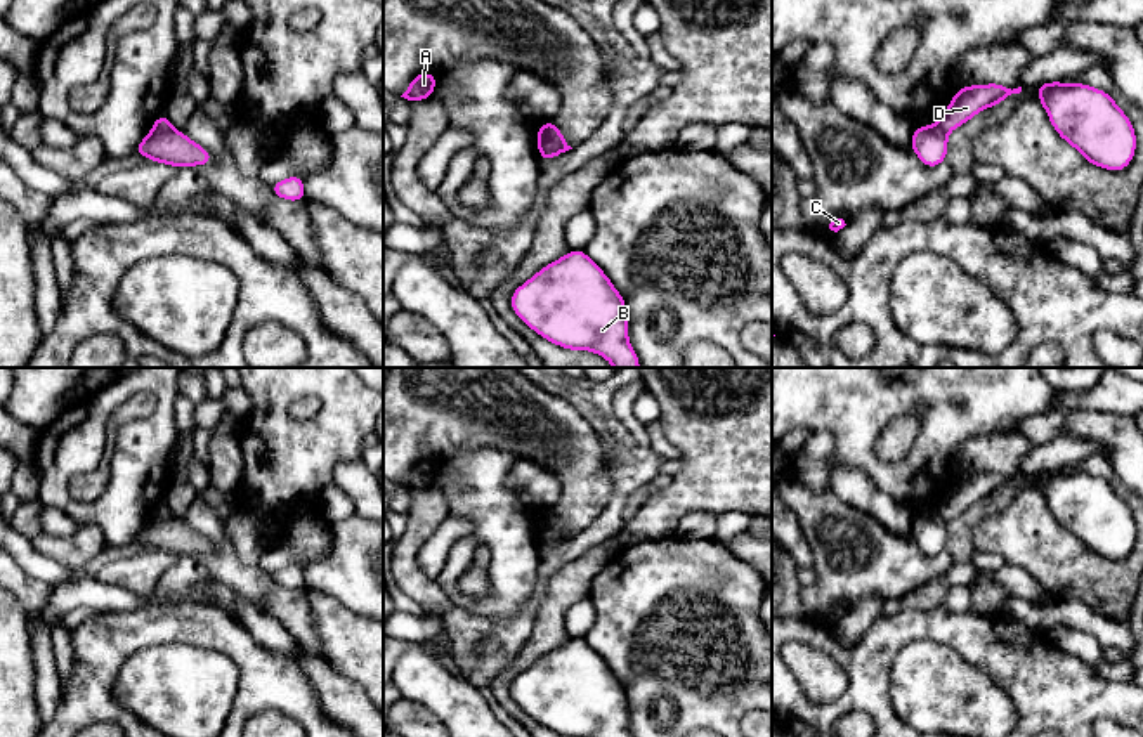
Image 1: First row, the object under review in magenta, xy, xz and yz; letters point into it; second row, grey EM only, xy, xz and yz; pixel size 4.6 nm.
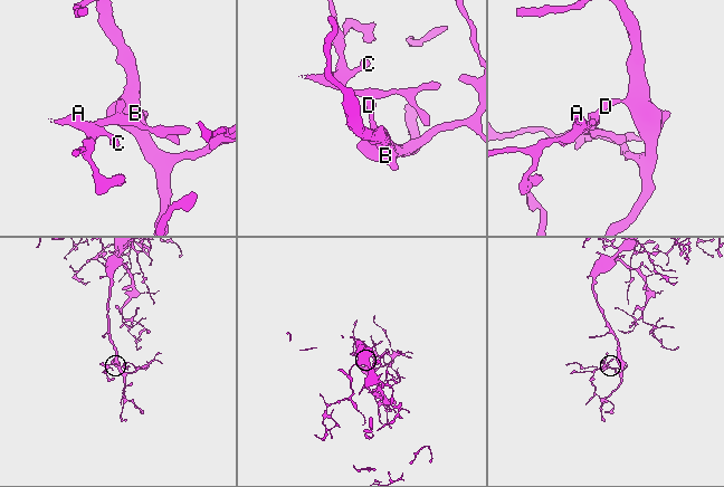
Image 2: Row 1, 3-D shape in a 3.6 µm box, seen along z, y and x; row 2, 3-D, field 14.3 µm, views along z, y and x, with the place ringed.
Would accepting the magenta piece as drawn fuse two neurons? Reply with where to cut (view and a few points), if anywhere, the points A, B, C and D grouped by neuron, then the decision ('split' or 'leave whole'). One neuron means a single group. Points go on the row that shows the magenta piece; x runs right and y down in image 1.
cut in xy along (153, 127), (172, 129); A C / B D; split

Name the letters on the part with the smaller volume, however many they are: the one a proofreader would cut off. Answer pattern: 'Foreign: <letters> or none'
Foreign: A, C

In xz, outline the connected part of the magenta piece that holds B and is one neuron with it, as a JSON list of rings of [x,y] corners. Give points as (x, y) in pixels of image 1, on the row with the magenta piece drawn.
[[[569,250],[538,271],[512,293],[510,307],[531,329],[558,347],[600,354],[614,368],[640,368],[628,340],[624,298],[583,250]]]

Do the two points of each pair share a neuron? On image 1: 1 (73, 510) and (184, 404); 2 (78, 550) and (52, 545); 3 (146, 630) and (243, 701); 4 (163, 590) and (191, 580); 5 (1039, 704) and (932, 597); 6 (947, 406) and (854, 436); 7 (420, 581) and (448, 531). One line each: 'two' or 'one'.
1: two
2: one
3: one
4: one
5: two
6: one
7: two

